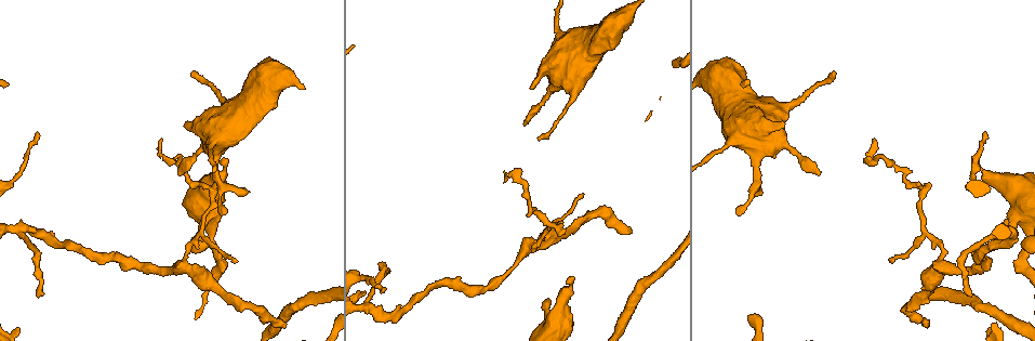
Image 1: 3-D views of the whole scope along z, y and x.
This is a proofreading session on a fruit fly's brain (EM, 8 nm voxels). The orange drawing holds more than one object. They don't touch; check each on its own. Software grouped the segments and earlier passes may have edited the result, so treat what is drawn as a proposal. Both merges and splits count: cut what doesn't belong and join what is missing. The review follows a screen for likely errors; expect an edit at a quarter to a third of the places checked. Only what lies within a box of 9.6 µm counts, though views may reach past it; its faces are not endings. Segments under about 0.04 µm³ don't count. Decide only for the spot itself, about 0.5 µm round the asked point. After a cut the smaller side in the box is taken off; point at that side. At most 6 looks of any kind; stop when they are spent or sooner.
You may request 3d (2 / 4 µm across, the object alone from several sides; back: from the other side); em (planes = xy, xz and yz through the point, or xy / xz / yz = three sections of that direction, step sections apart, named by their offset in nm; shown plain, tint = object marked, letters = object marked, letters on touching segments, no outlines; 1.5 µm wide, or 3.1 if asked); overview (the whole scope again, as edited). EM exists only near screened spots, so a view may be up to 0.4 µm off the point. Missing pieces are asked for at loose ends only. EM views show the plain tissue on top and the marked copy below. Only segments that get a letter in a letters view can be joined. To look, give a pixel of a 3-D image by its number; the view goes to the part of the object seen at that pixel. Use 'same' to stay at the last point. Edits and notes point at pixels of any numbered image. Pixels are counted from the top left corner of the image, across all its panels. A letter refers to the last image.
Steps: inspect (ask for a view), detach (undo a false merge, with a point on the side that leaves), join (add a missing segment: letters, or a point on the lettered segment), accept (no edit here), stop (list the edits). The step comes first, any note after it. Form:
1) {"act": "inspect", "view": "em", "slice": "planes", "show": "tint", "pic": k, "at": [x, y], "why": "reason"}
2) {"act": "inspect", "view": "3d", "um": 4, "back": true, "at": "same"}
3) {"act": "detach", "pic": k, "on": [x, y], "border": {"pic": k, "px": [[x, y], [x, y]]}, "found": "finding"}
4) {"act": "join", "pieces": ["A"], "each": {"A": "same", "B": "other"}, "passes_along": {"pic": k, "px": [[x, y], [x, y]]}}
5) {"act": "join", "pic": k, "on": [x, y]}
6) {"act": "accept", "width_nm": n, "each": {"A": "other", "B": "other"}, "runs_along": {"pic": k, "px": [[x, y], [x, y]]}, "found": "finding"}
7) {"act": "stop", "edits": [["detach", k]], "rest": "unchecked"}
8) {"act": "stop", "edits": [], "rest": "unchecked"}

{"act": "inspect", "view": "3d", "um": 4, "pic": 1, "at": [248, 192], "why": "free end"}

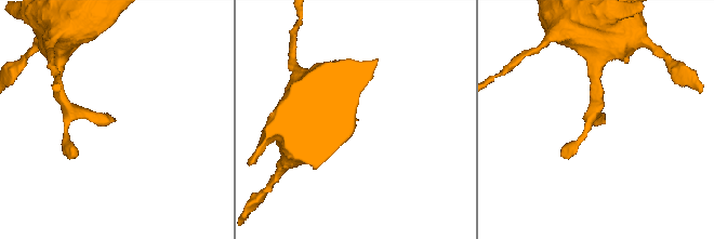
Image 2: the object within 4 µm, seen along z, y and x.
{"act": "inspect", "view": "em", "slice": "planes", "show": "letters", "pic": 2, "at": [115, 120]}

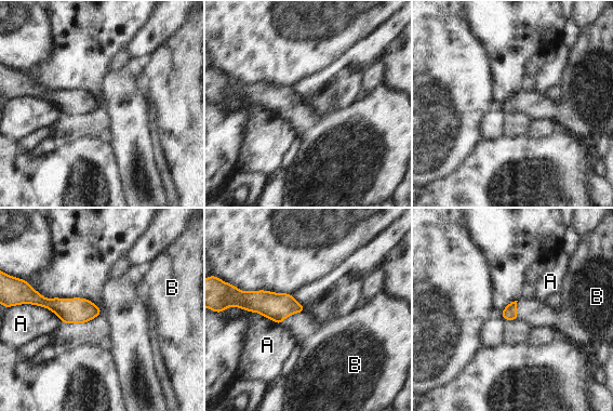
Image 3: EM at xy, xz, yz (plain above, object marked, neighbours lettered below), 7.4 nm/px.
{"act": "join", "pieces": ["B"], "longest_contact_nm": ["A", 380], "each": {"A": "other", "B": "same"}, "found": "the neuron continues"}

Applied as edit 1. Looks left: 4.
{"act": "inspect", "view": "3d", "um": 2, "pic": 1, "at": [493, 287], "why": "calibre changes"}

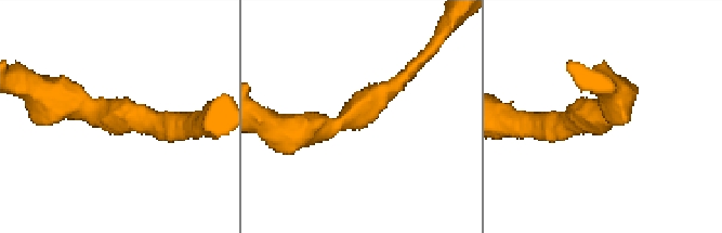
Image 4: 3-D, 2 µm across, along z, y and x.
{"act": "inspect", "view": "em", "slice": "yz", "step": 8, "show": "tint", "pic": 4, "at": [112, 116], "why": "shape alone is not enough"}

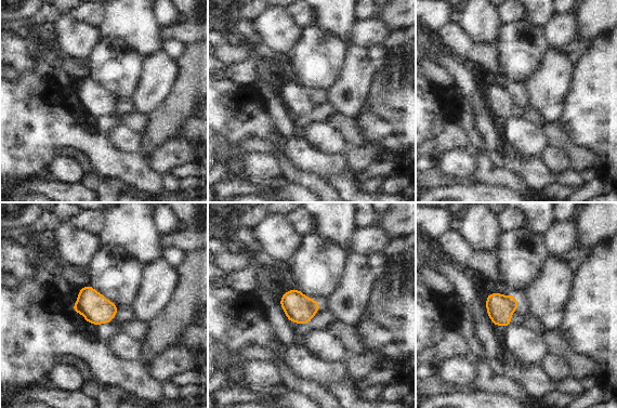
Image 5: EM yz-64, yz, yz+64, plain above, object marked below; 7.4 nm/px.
{"act": "inspect", "view": "em", "slice": "planes", "show": "letters", "at": "same", "why": "cut it another way"}

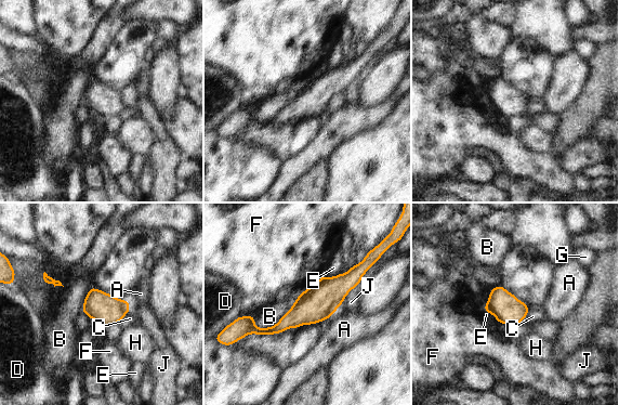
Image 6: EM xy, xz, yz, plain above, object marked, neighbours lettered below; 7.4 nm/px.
{"act": "accept", "each": {"A": "other", "B": "other", "C": "other", "D": "other", "E": "other", "F": "other", "G": "other", "H": "other", "J": "other"}, "runs_along": {"pic": 6, "px": [[361, 272], [276, 329], [245, 323]]}, "found": "one neuron here"}

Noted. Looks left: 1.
{"act": "stop", "edits": [["join", 3]], "rest": "unchecked"}

